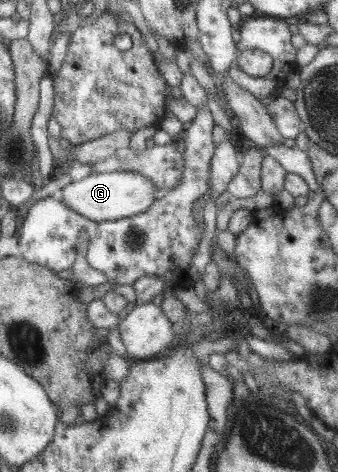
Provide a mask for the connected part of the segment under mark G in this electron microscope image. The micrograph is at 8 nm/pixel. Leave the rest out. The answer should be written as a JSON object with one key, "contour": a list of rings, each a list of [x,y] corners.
{"contour":[[[113,171],[106,173],[90,172],[82,179],[72,180],[71,183],[55,184],[56,188],[62,191],[62,201],[69,208],[72,208],[74,212],[77,212],[81,216],[86,217],[88,220],[94,220],[97,222],[113,221],[121,218],[126,218],[135,215],[137,212],[142,212],[145,208],[150,206],[150,203],[154,200],[156,195],[159,195],[162,191],[157,190],[155,186],[145,176],[140,176],[134,172]]]}

